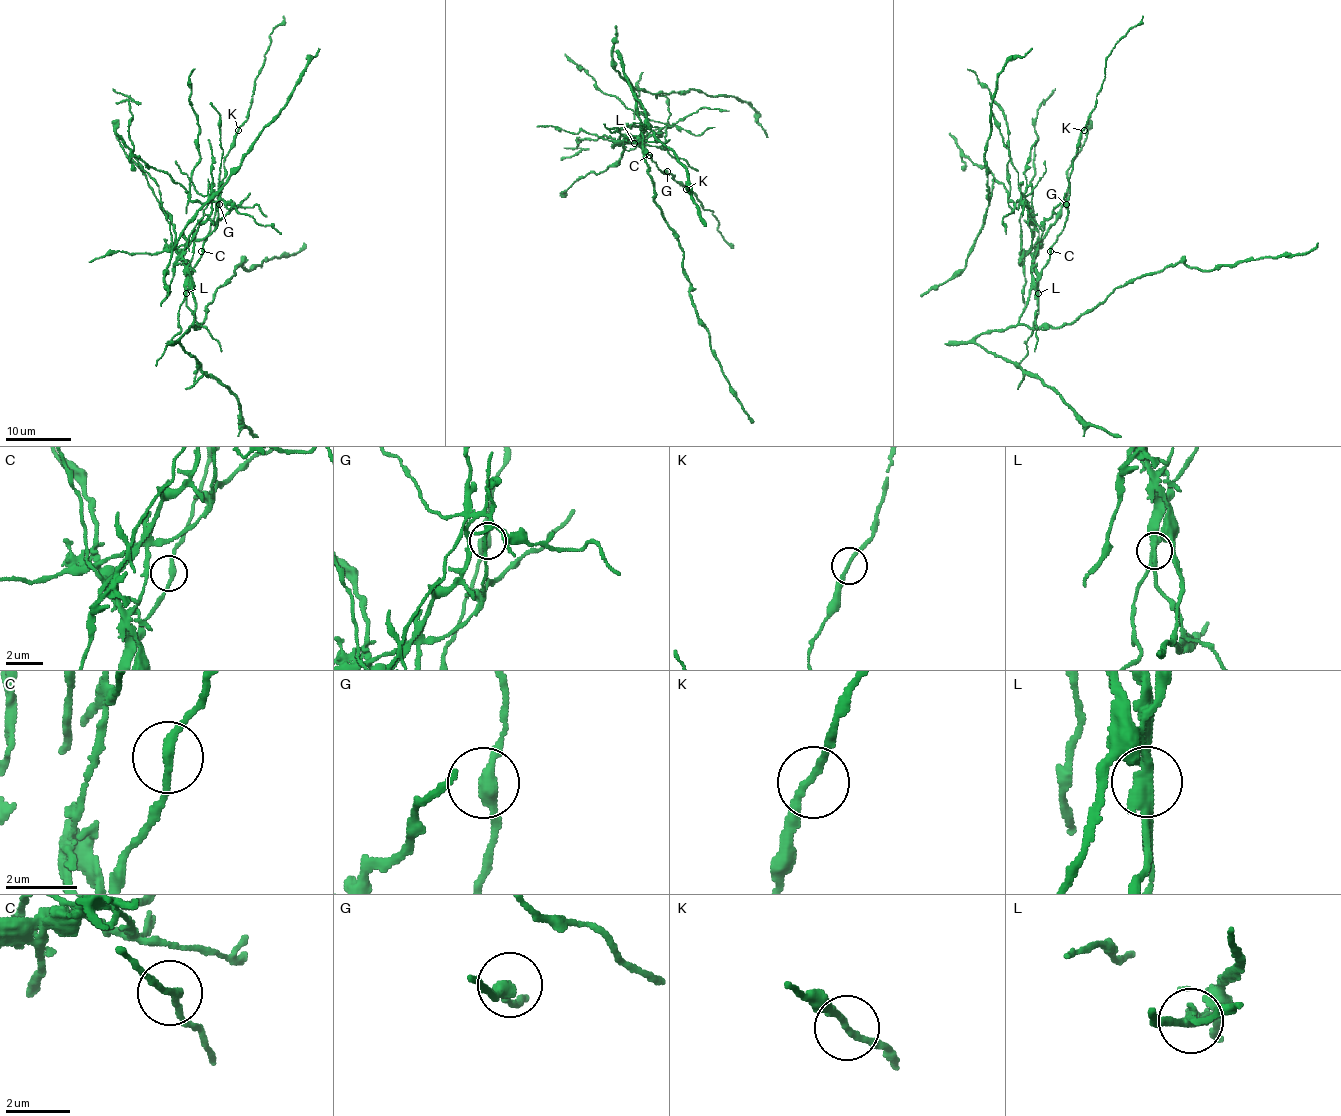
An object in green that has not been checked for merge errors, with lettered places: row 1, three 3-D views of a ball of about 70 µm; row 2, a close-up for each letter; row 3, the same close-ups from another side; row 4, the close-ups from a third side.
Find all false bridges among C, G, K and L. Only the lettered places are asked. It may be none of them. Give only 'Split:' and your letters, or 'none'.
Split: L

